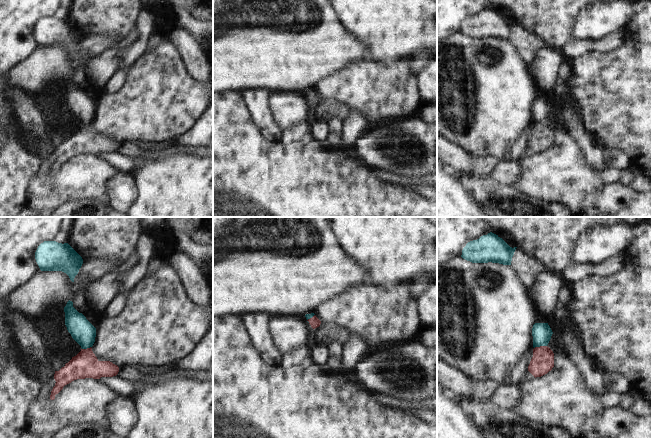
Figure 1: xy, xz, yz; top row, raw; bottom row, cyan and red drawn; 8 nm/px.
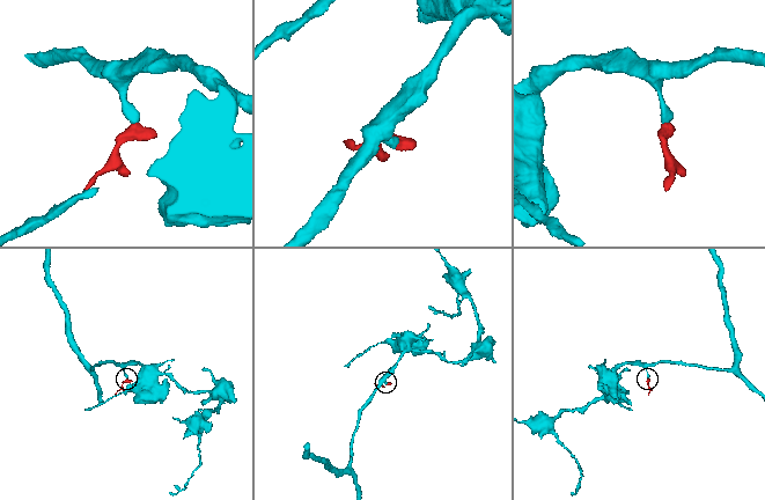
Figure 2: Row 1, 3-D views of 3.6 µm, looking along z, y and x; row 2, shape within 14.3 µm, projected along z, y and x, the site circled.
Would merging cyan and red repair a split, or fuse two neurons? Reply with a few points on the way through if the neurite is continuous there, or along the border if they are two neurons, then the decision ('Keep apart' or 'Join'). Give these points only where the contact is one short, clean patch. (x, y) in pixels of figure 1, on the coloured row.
Path across: yz (541, 332), (540, 345), (542, 362). Join

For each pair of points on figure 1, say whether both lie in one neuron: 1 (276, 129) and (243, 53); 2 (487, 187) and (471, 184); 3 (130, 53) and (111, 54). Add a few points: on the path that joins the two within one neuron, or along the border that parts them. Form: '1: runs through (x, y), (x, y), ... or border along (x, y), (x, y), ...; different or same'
1: border along (270, 90), (245, 88), (241, 92); different
2: runs through (483, 187), (475, 186); same
3: border along (134, 39), (123, 51), (122, 61), (118, 68); different

